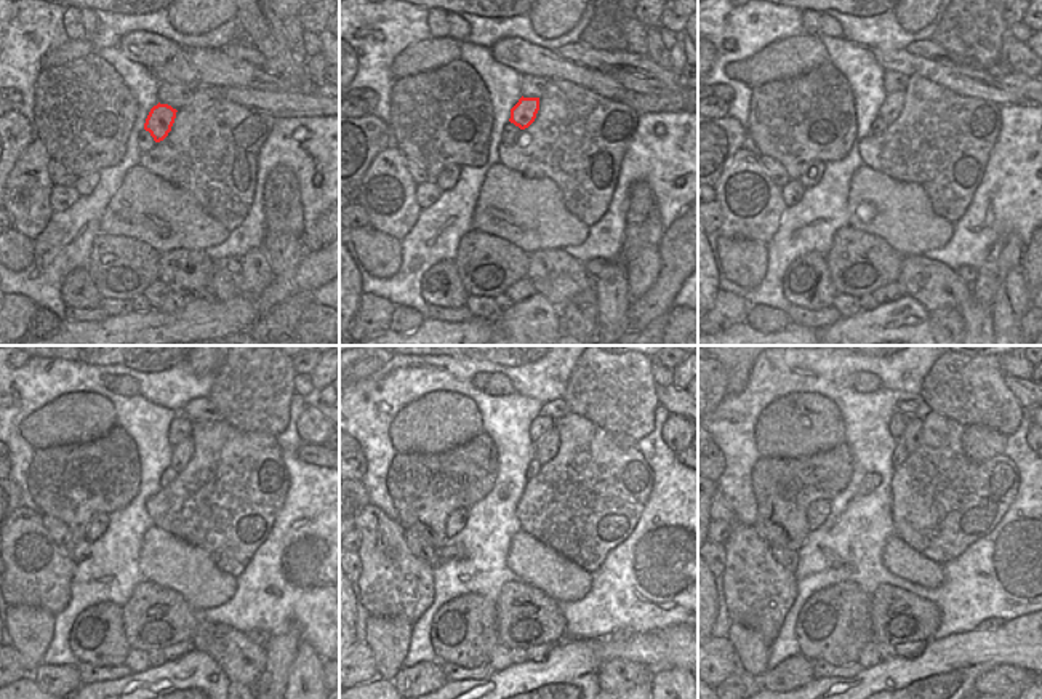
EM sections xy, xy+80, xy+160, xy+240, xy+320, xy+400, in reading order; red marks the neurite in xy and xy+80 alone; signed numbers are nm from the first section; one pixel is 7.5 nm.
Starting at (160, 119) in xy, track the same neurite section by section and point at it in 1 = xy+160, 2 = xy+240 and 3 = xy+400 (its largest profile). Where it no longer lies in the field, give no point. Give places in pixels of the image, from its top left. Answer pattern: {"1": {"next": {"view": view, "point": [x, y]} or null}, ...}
{"1": {"next": {"view": "xy+160", "point": [890, 109]}}, "2": {"next": {"view": "xy+240", "point": [183, 451]}}, "3": {"next": {"view": "xy+400", "point": [911, 435]}}}

